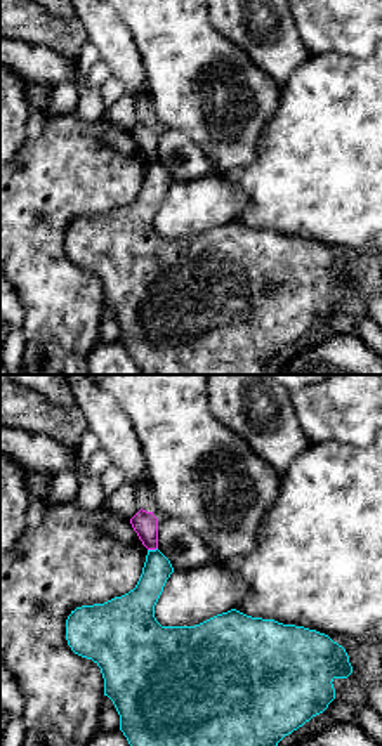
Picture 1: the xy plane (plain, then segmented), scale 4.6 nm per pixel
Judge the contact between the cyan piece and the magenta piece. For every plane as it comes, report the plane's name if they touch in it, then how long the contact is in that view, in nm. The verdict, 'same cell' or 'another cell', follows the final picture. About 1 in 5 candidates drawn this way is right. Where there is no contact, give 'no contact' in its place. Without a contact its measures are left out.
contact in xy; length 50 nm

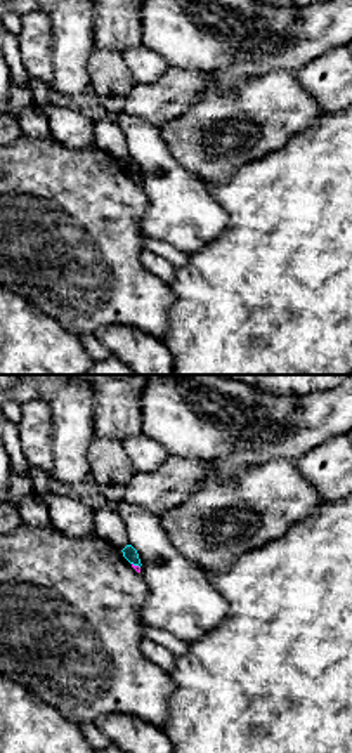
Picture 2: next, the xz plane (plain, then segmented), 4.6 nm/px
contact in xz; length 50 nm

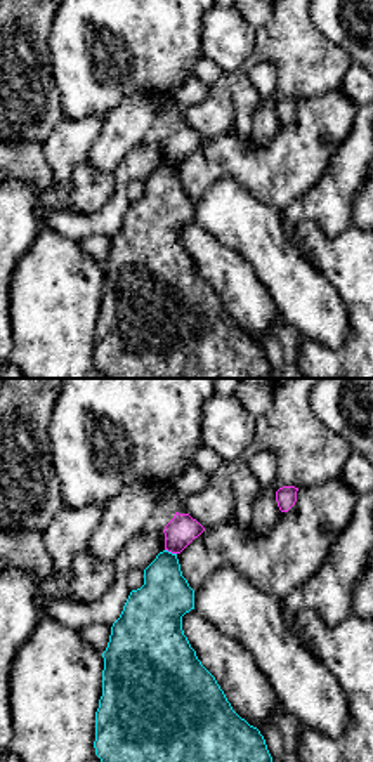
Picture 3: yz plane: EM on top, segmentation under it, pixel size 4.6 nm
contact in yz; length 60 nm

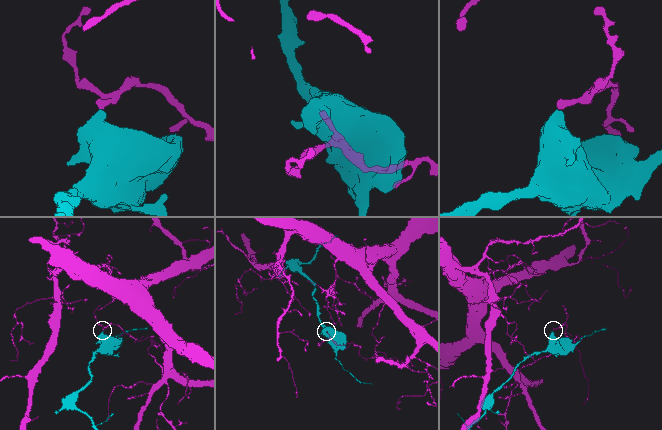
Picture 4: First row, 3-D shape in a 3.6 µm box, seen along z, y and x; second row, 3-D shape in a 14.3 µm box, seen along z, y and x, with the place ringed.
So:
another cell

